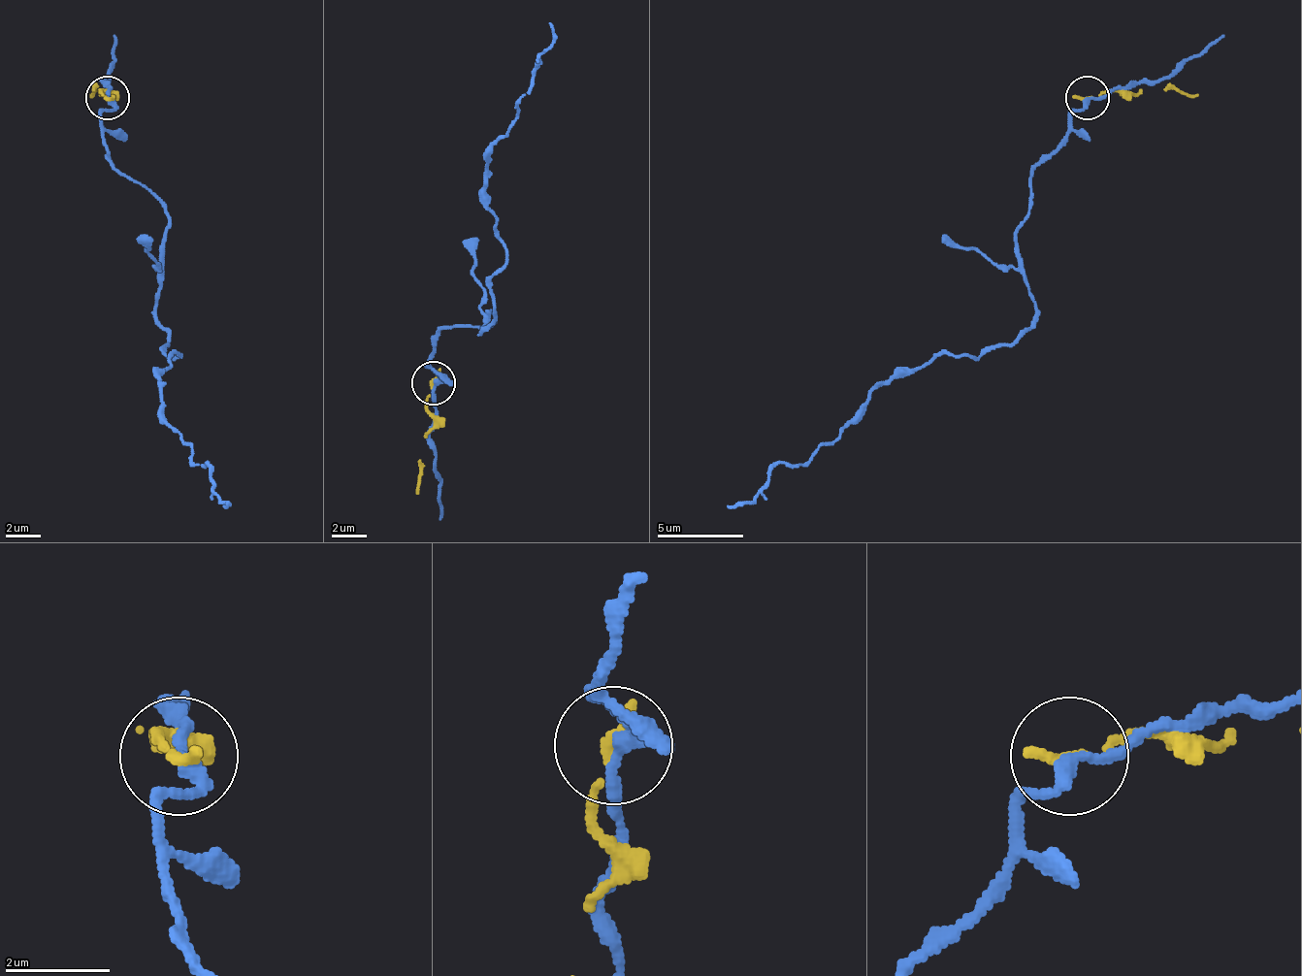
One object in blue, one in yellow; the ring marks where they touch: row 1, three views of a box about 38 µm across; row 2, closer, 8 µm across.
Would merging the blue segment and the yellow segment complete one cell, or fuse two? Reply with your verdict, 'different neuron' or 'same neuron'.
different neuron

